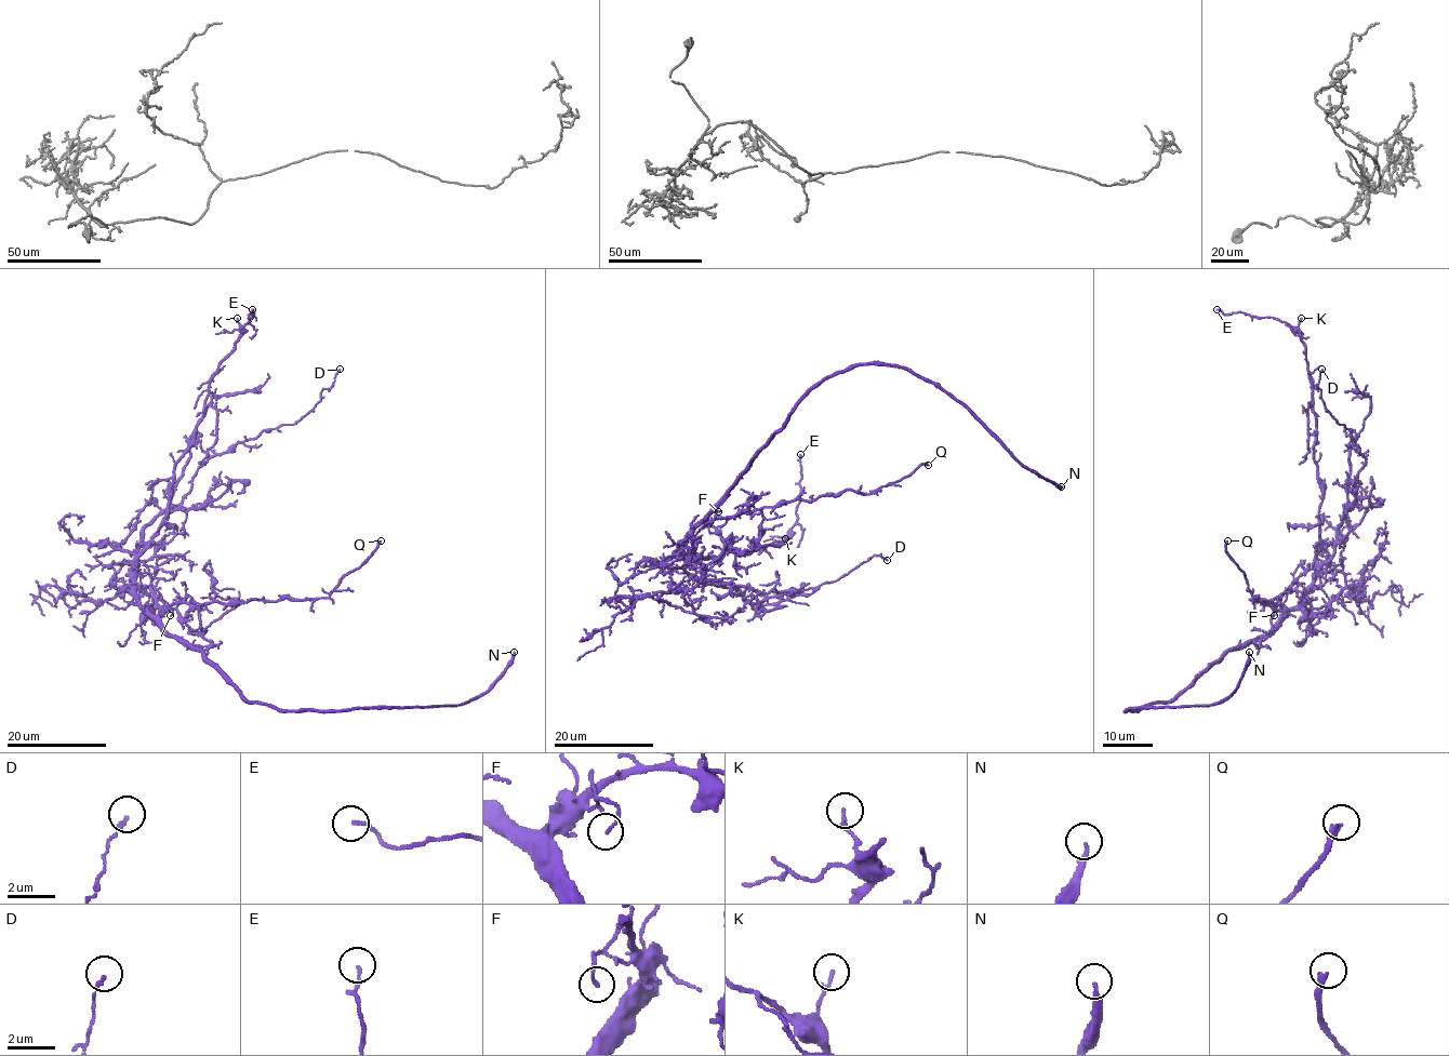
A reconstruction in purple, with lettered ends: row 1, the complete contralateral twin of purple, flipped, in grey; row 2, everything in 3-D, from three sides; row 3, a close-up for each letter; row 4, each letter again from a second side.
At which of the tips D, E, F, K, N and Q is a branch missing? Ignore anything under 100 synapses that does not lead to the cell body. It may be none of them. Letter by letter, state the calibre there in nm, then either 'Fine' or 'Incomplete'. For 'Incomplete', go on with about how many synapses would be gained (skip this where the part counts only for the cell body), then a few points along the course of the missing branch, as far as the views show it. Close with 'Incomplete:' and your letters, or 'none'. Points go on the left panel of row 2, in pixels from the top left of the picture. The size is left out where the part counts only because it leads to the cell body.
D: Thickness 140 nm. Fine
E: Thickness 100 nm. Fine
F: Thickness 120 nm. Fine
K: Thickness 180 nm. Fine
N: Thickness 220 nm. Incomplete. Roughly 500 synapses
Q: Thickness 280 nm. Fine
Incomplete: N

